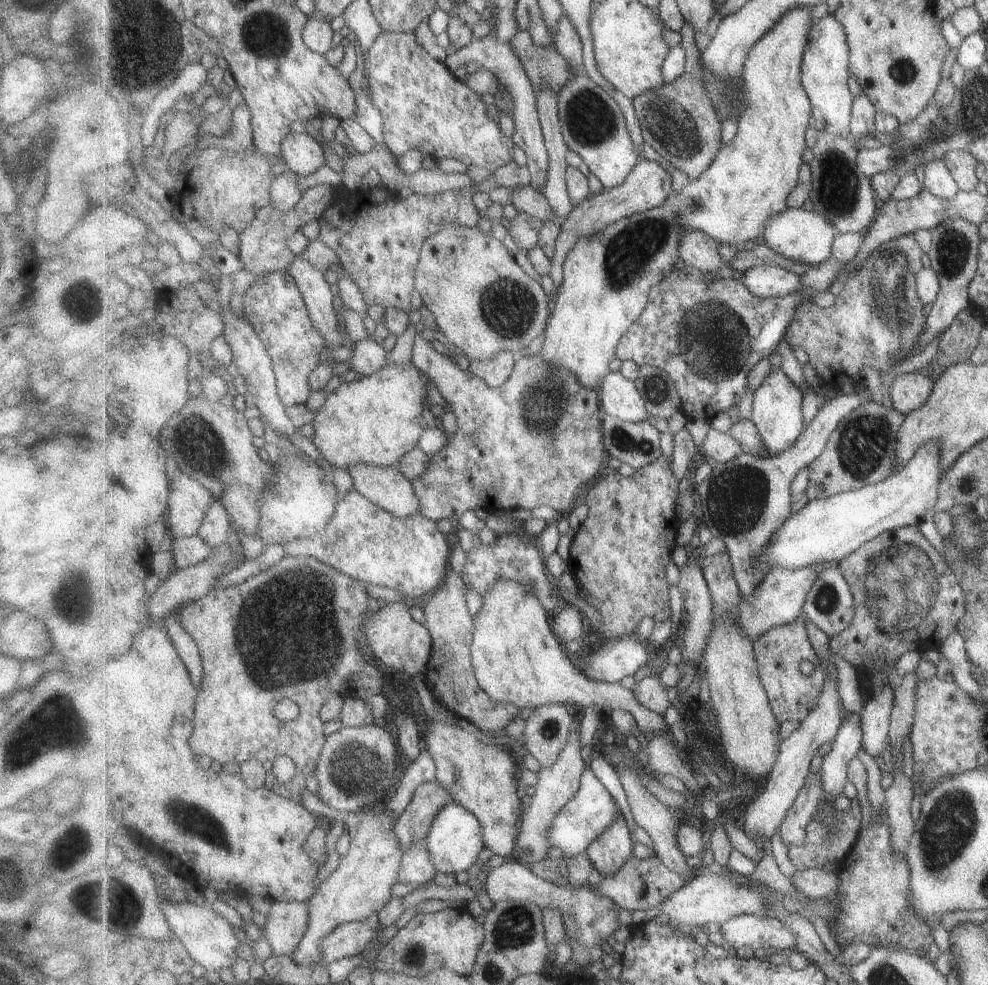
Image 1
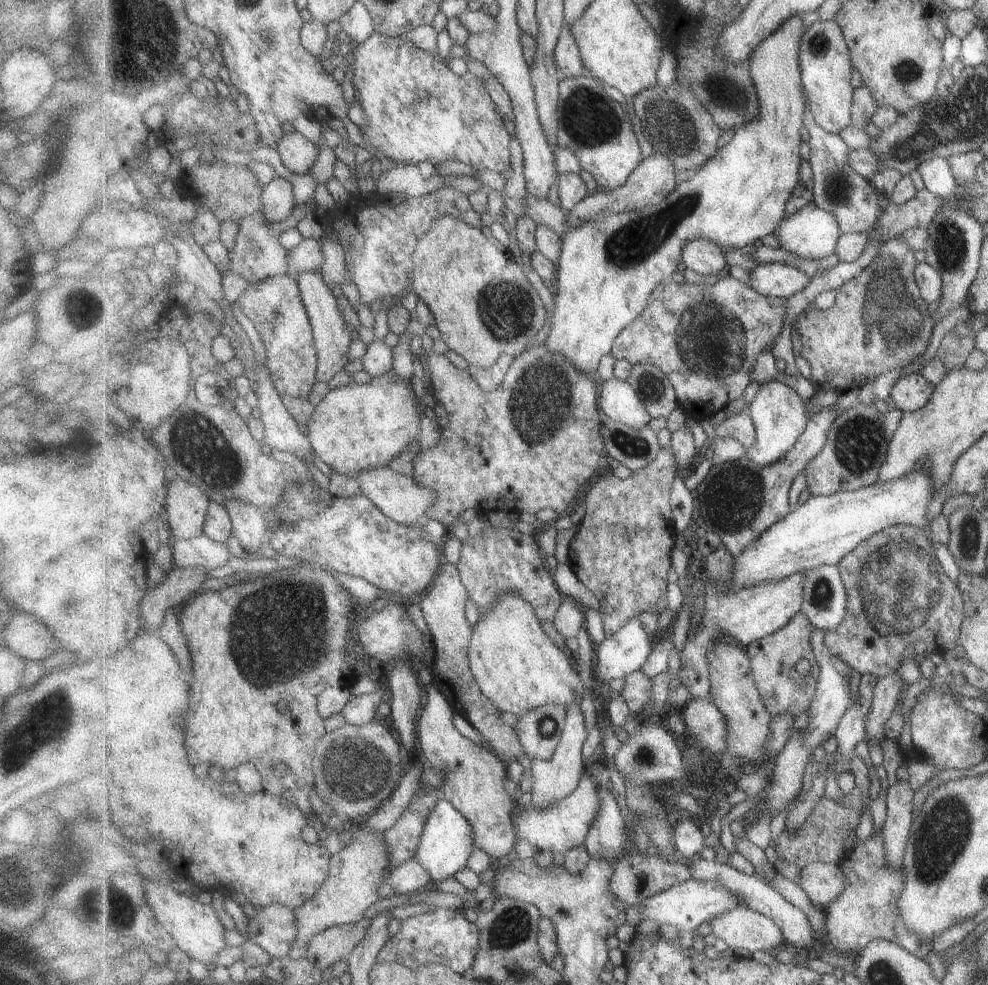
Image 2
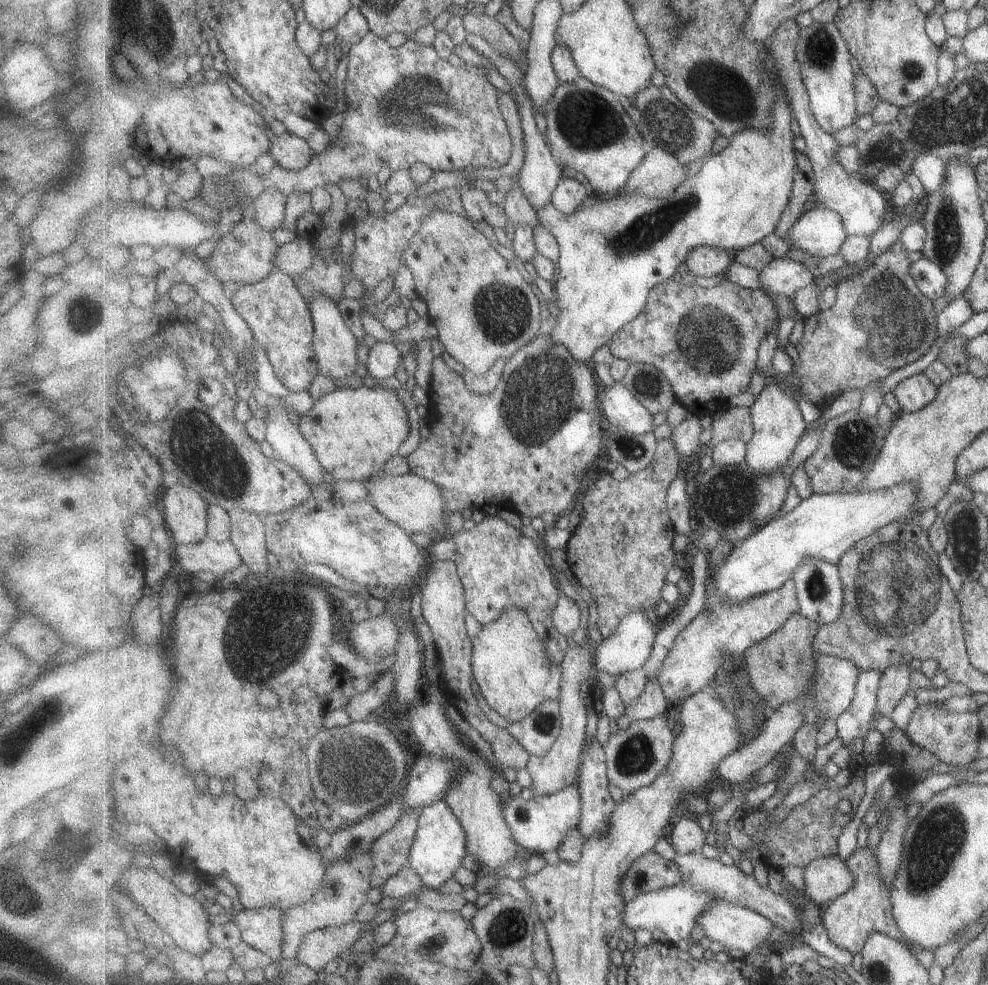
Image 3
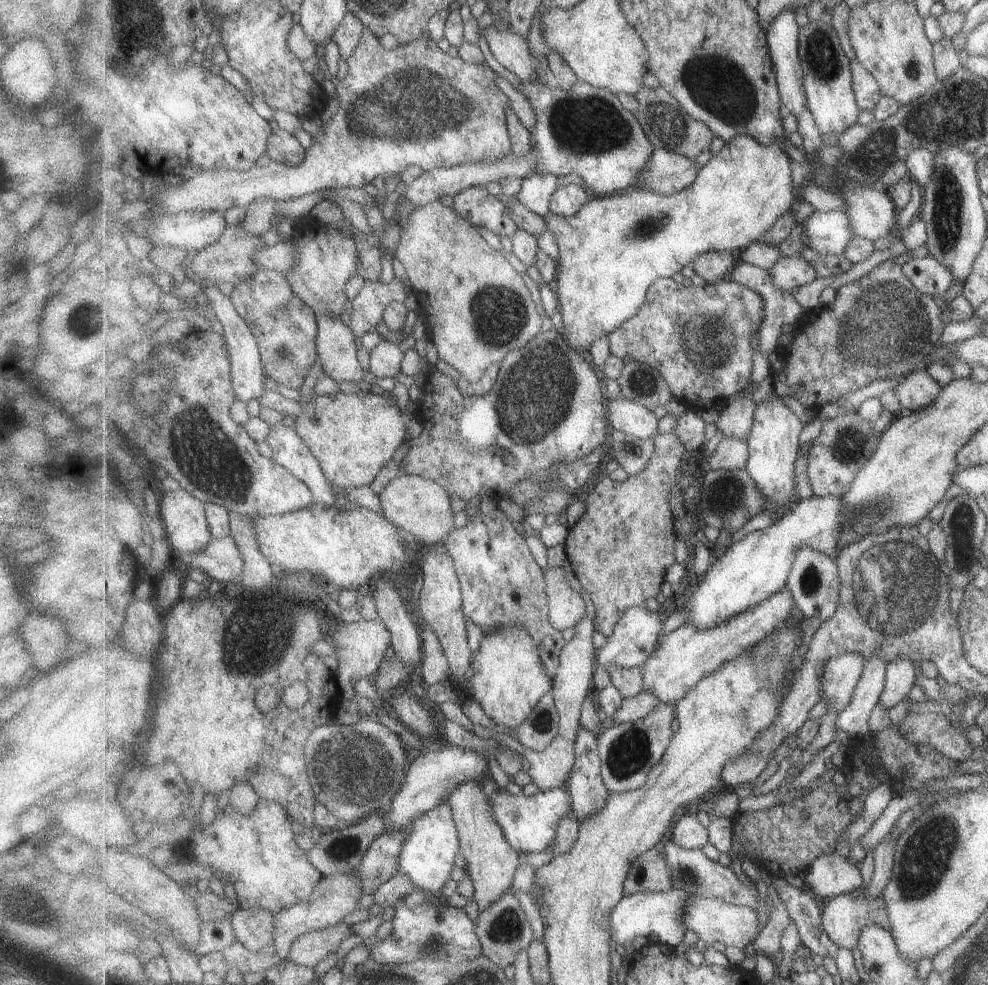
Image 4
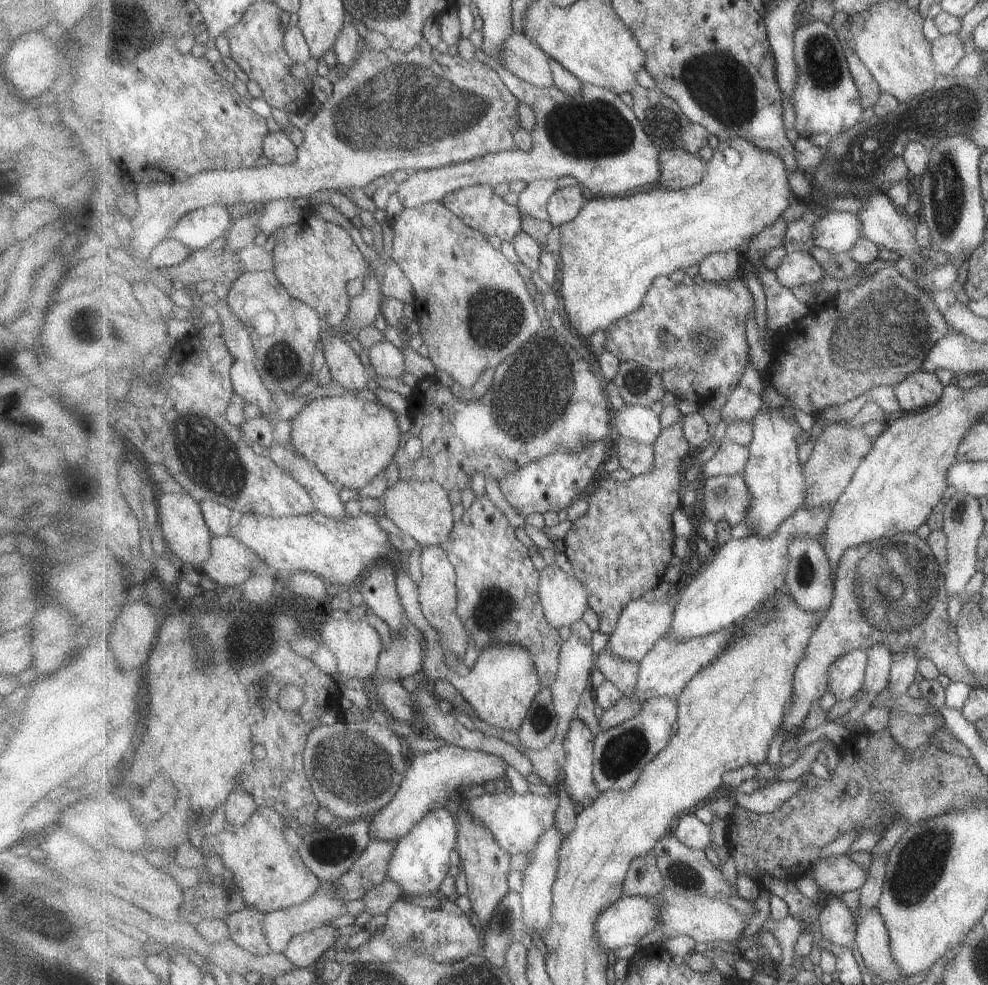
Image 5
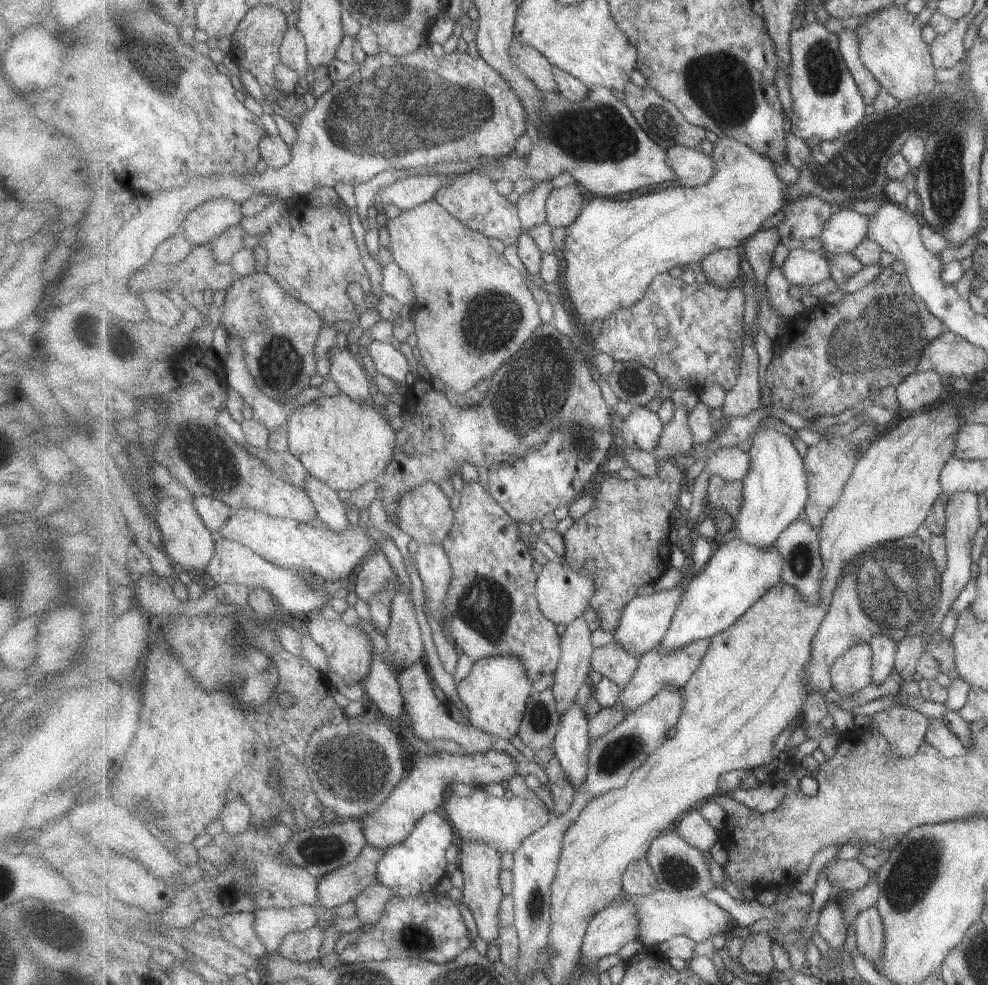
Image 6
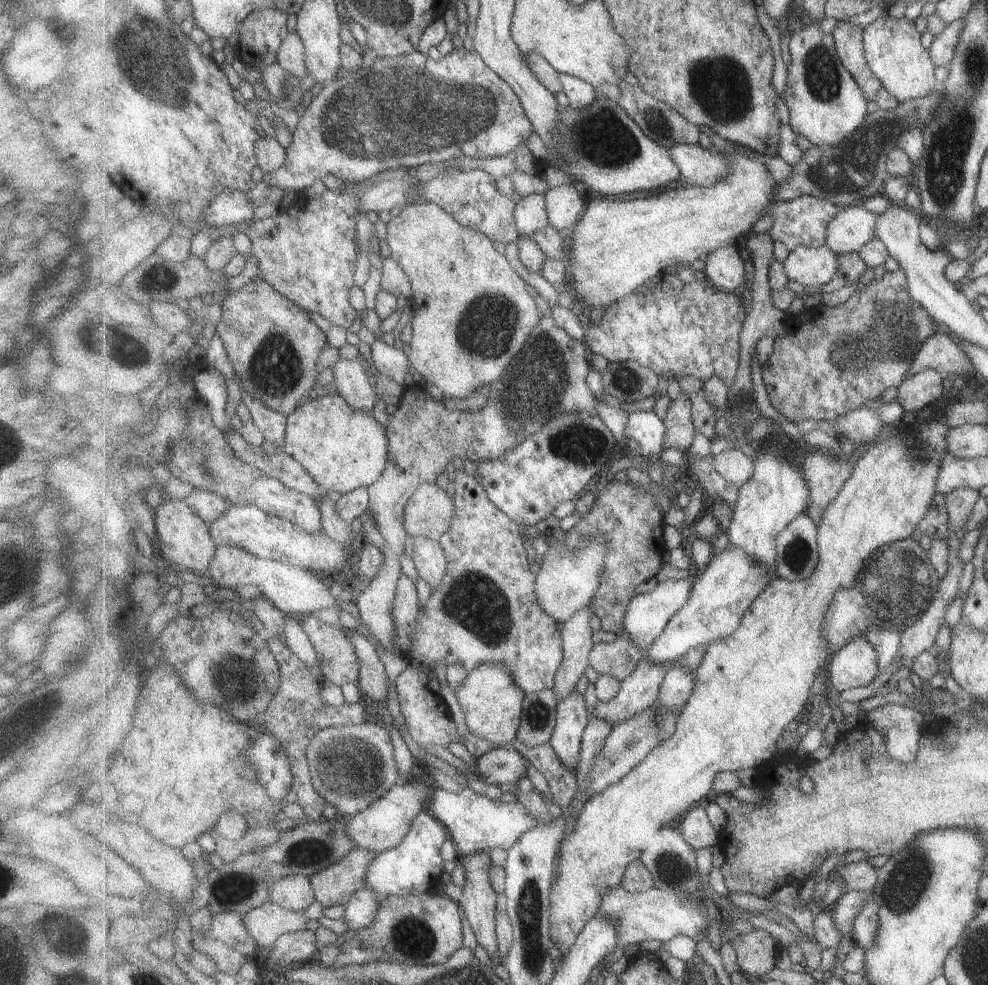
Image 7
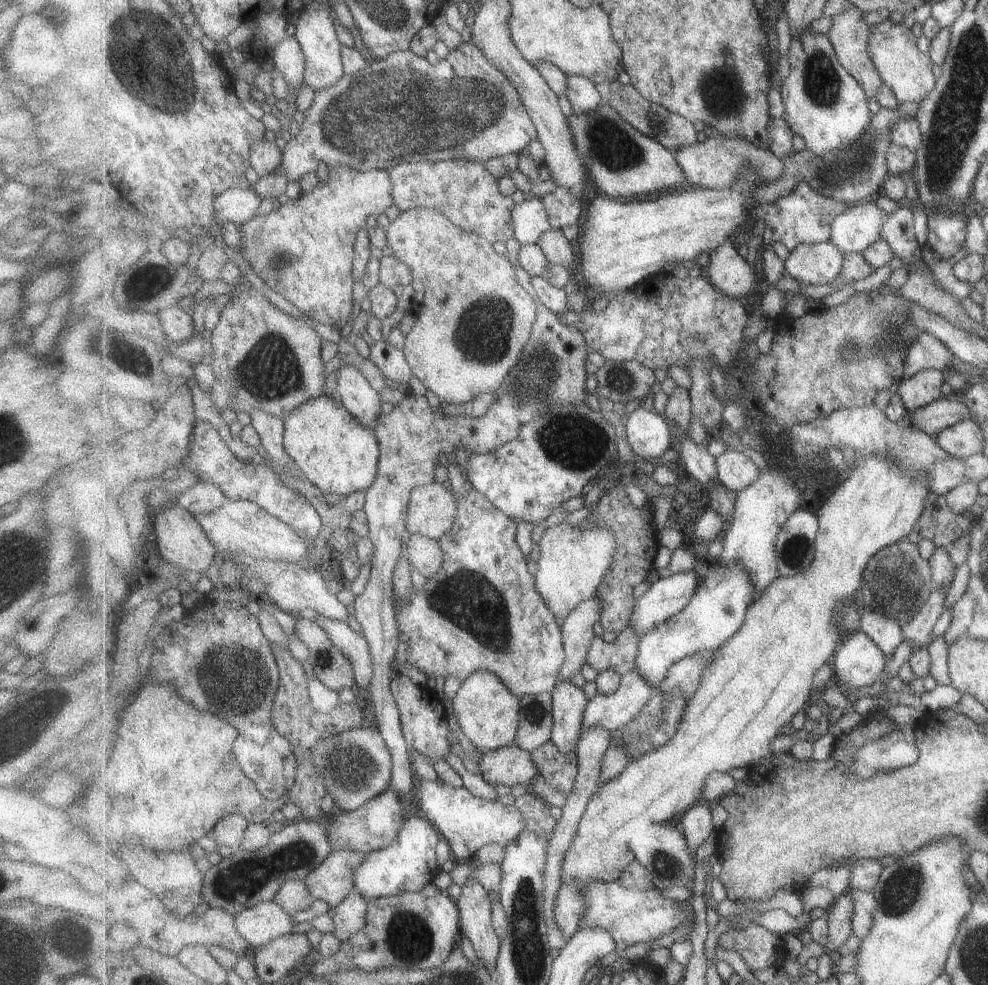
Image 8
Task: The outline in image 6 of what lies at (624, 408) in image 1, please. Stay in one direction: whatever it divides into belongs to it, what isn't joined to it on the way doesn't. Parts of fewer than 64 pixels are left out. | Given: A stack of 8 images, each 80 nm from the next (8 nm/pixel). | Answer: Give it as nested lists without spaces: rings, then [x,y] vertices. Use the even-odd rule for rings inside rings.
[[[635,407],[628,415],[621,418],[620,432],[627,445],[633,445],[653,452],[658,445],[664,426],[657,413],[649,408]]]

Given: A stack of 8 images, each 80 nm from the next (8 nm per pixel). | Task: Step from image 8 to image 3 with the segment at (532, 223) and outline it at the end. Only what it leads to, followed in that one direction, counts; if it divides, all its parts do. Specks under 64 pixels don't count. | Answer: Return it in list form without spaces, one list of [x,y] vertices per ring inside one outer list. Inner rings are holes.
[[[468,32],[466,41],[469,42],[479,54],[485,54],[485,56],[491,60],[493,67],[496,70],[499,70],[501,74],[509,80],[509,84],[513,86],[513,94],[515,94],[514,100],[516,101],[519,113],[521,114],[523,134],[525,134],[525,150],[527,150],[525,162],[519,173],[520,188],[523,190],[523,194],[525,194],[527,200],[529,200],[529,203],[535,210],[537,210],[549,204],[549,202],[552,202],[553,192],[559,185],[559,182],[564,178],[564,170],[560,166],[557,166],[555,158],[551,156],[551,150],[549,150],[549,146],[547,146],[545,136],[543,136],[543,132],[541,132],[539,126],[537,126],[537,120],[535,120],[535,108],[533,108],[533,104],[531,104],[530,96],[527,96],[528,89],[525,84],[526,70],[523,70],[523,68],[517,66],[517,64],[513,64],[507,56],[495,52],[495,48],[493,48],[485,38],[478,36],[473,32]]]

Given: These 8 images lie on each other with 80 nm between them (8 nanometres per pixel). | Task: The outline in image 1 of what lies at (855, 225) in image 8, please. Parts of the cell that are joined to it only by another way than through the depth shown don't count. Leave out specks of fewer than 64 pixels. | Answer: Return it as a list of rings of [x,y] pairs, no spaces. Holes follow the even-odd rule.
[[[787,208],[783,214],[769,220],[769,228],[765,230],[763,236],[765,236],[766,245],[785,258],[808,264],[822,264],[832,257],[833,242],[838,233],[836,225],[817,210]]]

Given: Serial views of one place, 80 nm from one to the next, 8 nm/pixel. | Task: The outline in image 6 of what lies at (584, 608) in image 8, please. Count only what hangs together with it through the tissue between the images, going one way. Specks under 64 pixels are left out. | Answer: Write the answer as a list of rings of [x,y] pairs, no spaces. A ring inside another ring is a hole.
[[[581,616],[568,624],[562,636],[562,659],[556,670],[556,682],[552,686],[556,705],[561,715],[576,704],[578,692],[589,680],[592,654],[596,650],[587,616]]]

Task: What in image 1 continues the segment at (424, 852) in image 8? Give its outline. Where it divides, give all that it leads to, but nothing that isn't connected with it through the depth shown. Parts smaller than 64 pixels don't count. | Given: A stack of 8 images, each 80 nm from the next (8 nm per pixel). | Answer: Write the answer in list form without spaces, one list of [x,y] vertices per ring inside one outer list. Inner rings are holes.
[[[450,803],[448,807],[441,810],[437,819],[433,820],[428,836],[425,836],[425,844],[431,862],[435,864],[435,872],[453,875],[469,870],[477,862],[483,848],[486,848],[481,822],[467,808],[457,803]]]

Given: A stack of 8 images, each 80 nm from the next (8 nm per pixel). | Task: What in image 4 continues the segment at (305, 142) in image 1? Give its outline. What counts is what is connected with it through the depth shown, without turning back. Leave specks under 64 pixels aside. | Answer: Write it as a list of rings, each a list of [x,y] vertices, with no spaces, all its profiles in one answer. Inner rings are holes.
[[[279,129],[269,139],[267,154],[273,163],[296,167],[304,161],[306,150],[294,134]]]

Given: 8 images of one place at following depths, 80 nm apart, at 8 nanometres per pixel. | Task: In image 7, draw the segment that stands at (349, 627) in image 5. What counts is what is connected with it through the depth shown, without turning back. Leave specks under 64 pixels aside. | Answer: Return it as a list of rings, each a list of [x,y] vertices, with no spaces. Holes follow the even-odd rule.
[[[314,614],[300,617],[319,657],[318,672],[323,680],[343,686],[360,679],[360,657],[350,636],[340,627],[321,621]]]

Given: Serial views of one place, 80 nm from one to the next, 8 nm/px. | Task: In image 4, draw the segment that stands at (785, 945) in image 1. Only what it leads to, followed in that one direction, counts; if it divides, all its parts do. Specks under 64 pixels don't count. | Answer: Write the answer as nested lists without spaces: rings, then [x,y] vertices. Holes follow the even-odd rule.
[[[689,897],[688,904],[684,907],[684,926],[688,926],[688,931],[693,931],[699,935],[700,940],[708,946],[713,942],[722,942],[725,946],[736,946],[743,949],[746,953],[751,944],[755,943],[764,926],[760,924],[758,912],[751,907],[743,905],[734,905],[721,899],[710,899],[707,897]]]

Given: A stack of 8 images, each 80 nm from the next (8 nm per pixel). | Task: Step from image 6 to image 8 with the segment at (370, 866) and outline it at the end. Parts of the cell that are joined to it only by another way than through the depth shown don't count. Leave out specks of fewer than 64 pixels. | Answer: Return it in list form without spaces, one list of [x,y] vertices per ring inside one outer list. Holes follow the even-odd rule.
[[[351,849],[333,851],[323,863],[319,864],[313,872],[310,872],[304,878],[305,884],[308,884],[310,891],[317,900],[323,900],[329,904],[329,907],[334,908],[338,904],[343,903],[356,890],[356,868],[364,863],[365,858],[367,858],[366,853]]]

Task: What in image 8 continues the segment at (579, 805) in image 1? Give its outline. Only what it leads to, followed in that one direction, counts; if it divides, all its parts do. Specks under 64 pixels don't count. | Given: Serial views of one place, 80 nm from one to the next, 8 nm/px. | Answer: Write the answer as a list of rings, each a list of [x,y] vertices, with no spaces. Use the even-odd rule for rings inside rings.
[[[418,780],[415,793],[420,814],[442,832],[451,848],[451,858],[458,862],[475,858],[480,848],[489,843],[506,848],[527,830],[528,822],[517,805],[503,805],[497,800],[475,796],[465,786],[453,787],[443,781]]]

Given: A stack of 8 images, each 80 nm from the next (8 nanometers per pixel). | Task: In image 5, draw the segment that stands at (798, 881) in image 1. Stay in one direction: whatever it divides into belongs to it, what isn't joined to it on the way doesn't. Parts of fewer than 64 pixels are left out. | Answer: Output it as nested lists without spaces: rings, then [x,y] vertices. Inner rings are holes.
[[[845,854],[819,859],[812,871],[820,890],[831,898],[860,889],[869,877],[863,869]]]

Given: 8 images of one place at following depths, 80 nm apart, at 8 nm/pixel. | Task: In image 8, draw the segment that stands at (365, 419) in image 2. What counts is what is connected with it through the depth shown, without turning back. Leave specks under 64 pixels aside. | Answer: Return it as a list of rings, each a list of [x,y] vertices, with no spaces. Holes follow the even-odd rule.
[[[325,394],[312,398],[285,418],[285,422],[284,445],[287,454],[310,480],[310,484],[317,485],[324,493],[333,492],[346,497],[355,492],[363,493],[376,482],[381,460],[380,440],[374,429],[361,424],[340,398]]]

